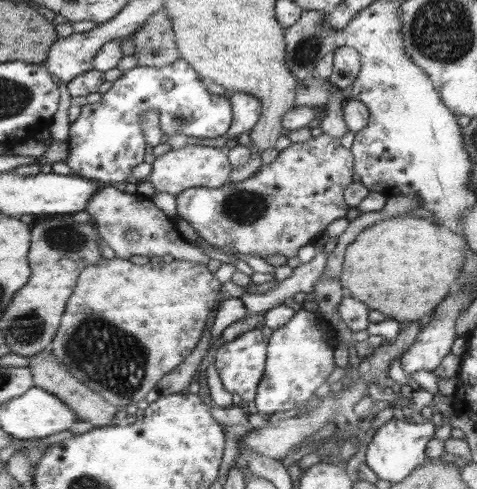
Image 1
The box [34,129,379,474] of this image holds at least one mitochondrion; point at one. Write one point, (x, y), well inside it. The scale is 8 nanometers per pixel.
(122, 376)

